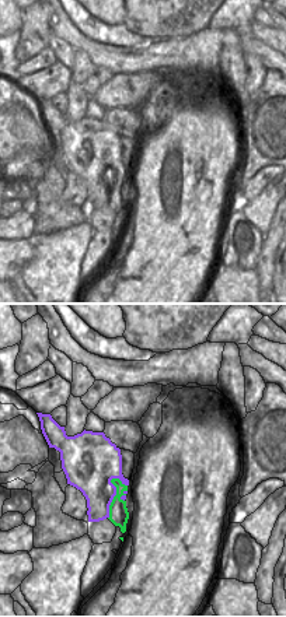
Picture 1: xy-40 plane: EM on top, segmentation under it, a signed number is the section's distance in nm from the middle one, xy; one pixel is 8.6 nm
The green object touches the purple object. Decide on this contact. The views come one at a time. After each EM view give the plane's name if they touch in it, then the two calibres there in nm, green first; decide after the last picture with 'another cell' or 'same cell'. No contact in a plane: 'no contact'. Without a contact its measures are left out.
contact in xy-40; calibres 170 and 320 nm

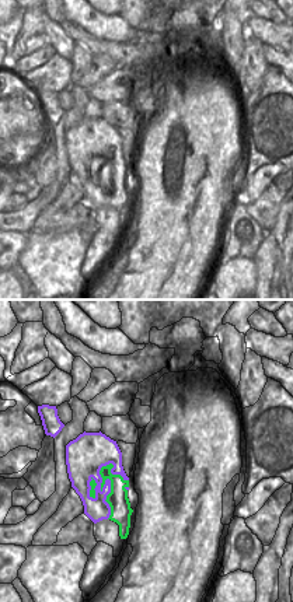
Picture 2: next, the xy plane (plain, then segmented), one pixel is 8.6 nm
contact in xy; calibres 180 and 200 nm

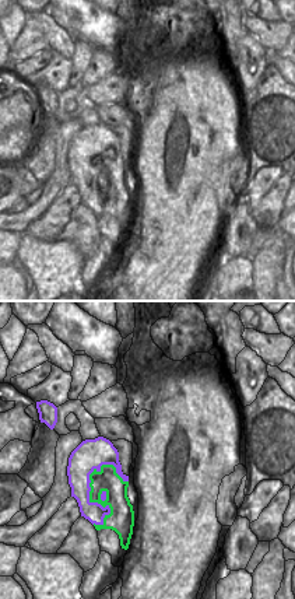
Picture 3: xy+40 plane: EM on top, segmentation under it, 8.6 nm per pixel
contact in xy+40; calibres 200 and 200 nm

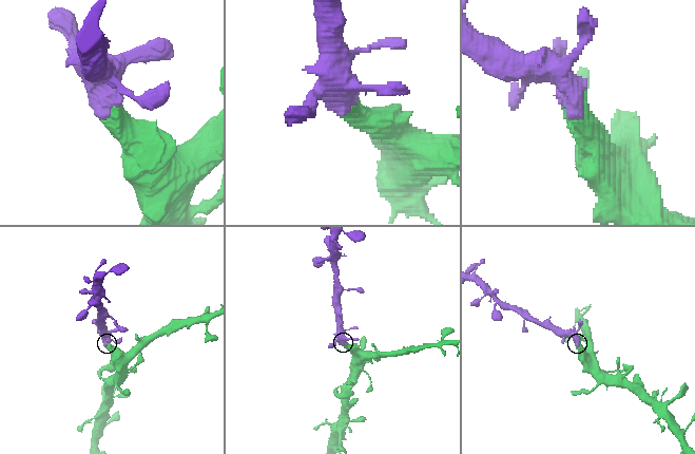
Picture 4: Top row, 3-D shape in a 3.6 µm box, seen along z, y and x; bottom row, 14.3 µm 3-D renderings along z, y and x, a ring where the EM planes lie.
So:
same cell

